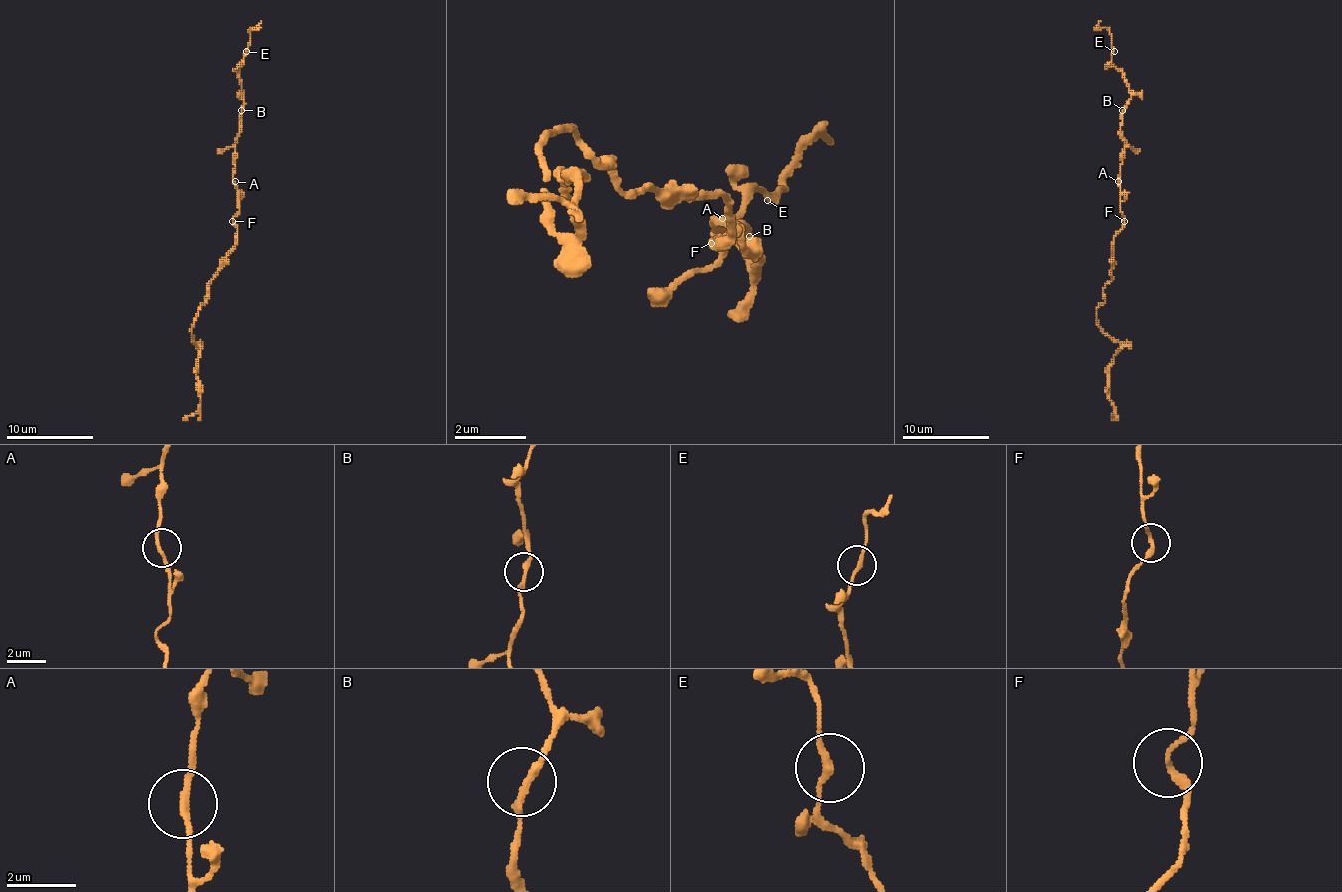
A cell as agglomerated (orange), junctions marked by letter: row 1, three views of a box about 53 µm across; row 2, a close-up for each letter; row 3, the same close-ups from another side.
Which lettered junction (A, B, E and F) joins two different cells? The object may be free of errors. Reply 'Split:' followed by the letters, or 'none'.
Split: none

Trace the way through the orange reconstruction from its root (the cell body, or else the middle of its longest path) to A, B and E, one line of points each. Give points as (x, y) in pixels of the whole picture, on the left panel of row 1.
A: (237, 231), (233, 223), (233, 216), (239, 210), (239, 190), (235, 181)
B: (237, 231), (233, 216), (239, 210), (239, 190), (233, 181), (233, 168), (241, 110)
E: (237, 231), (233, 216), (239, 210), (239, 190), (233, 181), (233, 168), (244, 103), (239, 67), (246, 51)

